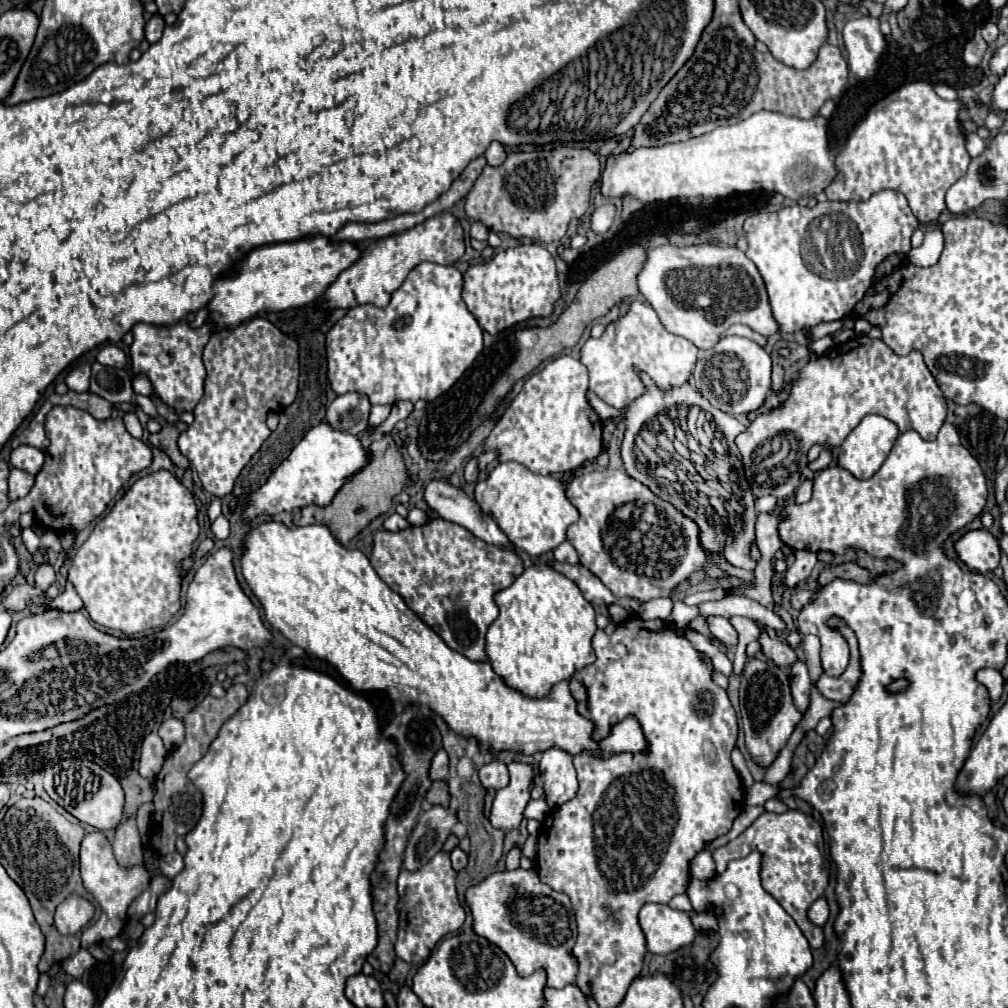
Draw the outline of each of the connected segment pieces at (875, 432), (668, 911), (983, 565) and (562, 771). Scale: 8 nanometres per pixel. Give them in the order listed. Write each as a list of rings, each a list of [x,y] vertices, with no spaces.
[[[867,415],[839,447],[837,465],[857,479],[869,479],[887,459],[899,431],[881,415]]]
[[[647,903],[639,913],[639,923],[647,937],[647,949],[657,955],[673,953],[695,939],[691,913],[673,911],[669,905]]]
[[[987,529],[965,533],[957,541],[955,549],[959,553],[959,559],[969,569],[975,569],[981,573],[991,573],[999,567],[999,559],[1001,559],[999,541]]]
[[[557,747],[543,751],[539,761],[539,775],[543,779],[545,797],[551,809],[567,803],[577,793],[577,775],[573,767],[573,757]]]

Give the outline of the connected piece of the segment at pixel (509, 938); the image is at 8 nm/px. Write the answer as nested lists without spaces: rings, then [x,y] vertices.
[[[533,869],[497,871],[479,885],[467,889],[467,903],[473,913],[477,935],[501,947],[519,975],[531,975],[535,969],[547,971],[547,987],[561,989],[575,983],[577,961],[571,955],[577,937],[575,913],[565,893],[557,893],[539,881]]]

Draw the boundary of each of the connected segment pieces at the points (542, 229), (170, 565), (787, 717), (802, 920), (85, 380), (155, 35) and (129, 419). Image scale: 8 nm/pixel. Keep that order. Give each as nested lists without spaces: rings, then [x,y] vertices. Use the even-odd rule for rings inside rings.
[[[583,147],[511,153],[503,165],[481,171],[465,197],[465,213],[493,233],[553,243],[565,237],[573,219],[581,219],[589,211],[589,191],[599,173],[601,163],[597,155]]]
[[[157,471],[153,475],[137,479],[121,501],[95,525],[89,539],[75,553],[67,581],[75,587],[77,595],[83,601],[89,617],[107,627],[121,631],[125,635],[135,635],[147,629],[165,627],[173,615],[181,609],[181,577],[179,561],[193,551],[193,543],[199,535],[197,507],[193,495],[181,485],[181,481],[169,471]]]
[[[749,659],[745,663],[743,679],[741,679],[741,723],[745,731],[745,747],[759,767],[769,767],[781,749],[787,745],[791,733],[801,721],[801,713],[793,705],[793,697],[789,691],[789,677],[781,667],[771,661]]]
[[[765,811],[737,839],[729,841],[723,847],[717,847],[713,851],[713,859],[717,865],[717,873],[721,873],[725,871],[729,861],[749,855],[751,851],[761,851],[763,855],[761,879],[763,879],[765,891],[771,893],[781,903],[781,907],[797,921],[809,945],[813,949],[819,949],[823,945],[823,931],[821,927],[815,927],[807,919],[807,909],[815,899],[823,895],[829,883],[829,861],[825,859],[823,845],[825,845],[823,831],[811,815],[805,815],[801,811],[787,811],[783,815]]]
[[[79,363],[77,367],[73,367],[67,373],[65,383],[71,391],[83,393],[83,391],[89,391],[89,375],[91,375],[91,365],[89,363]]]
[[[159,13],[153,15],[153,17],[147,21],[147,25],[145,25],[145,39],[147,39],[149,43],[157,43],[157,41],[161,39],[161,35],[163,35],[163,27],[165,27],[163,17],[161,17]]]
[[[127,413],[127,415],[123,417],[123,421],[125,421],[127,431],[129,431],[133,437],[141,437],[143,427],[141,427],[141,423],[139,423],[139,419],[137,419],[137,415],[135,415],[135,413]]]

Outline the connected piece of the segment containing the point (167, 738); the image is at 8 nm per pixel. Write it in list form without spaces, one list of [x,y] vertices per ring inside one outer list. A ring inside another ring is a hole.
[[[167,719],[159,727],[159,737],[163,739],[163,743],[169,751],[183,743],[183,735],[185,735],[185,725],[179,719]]]

